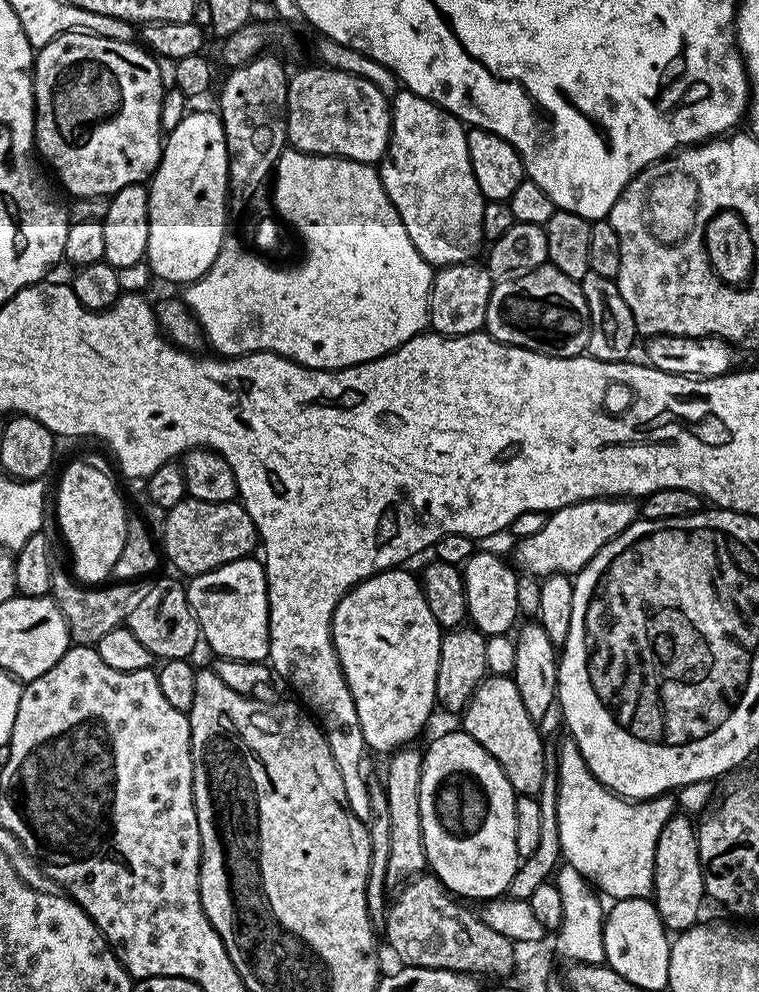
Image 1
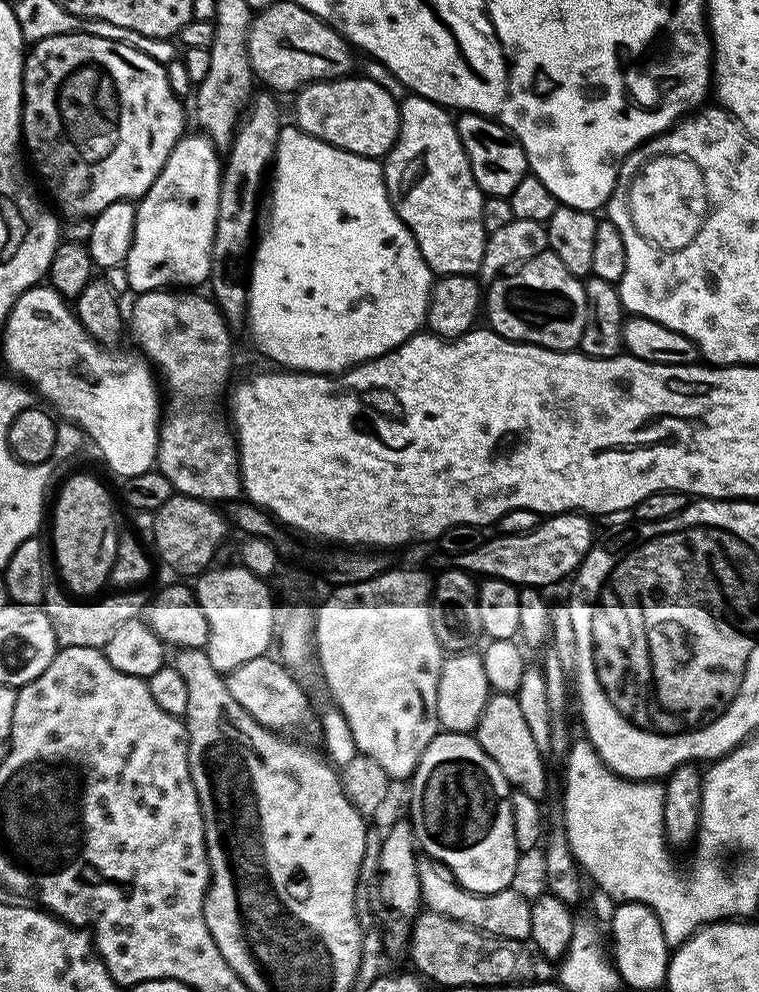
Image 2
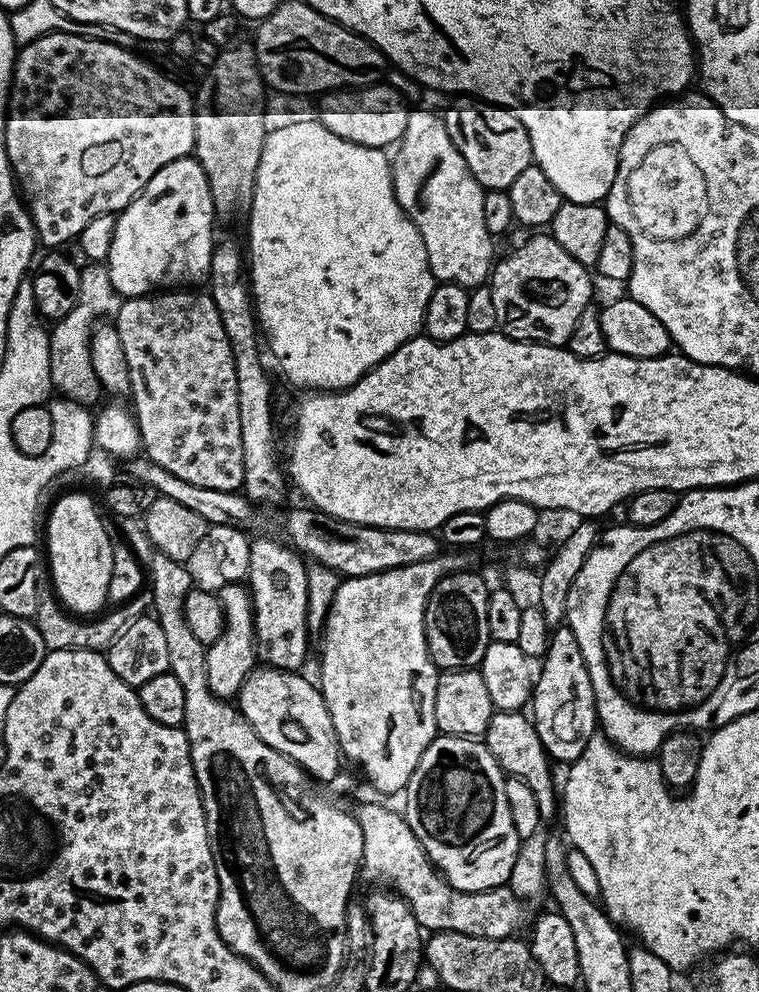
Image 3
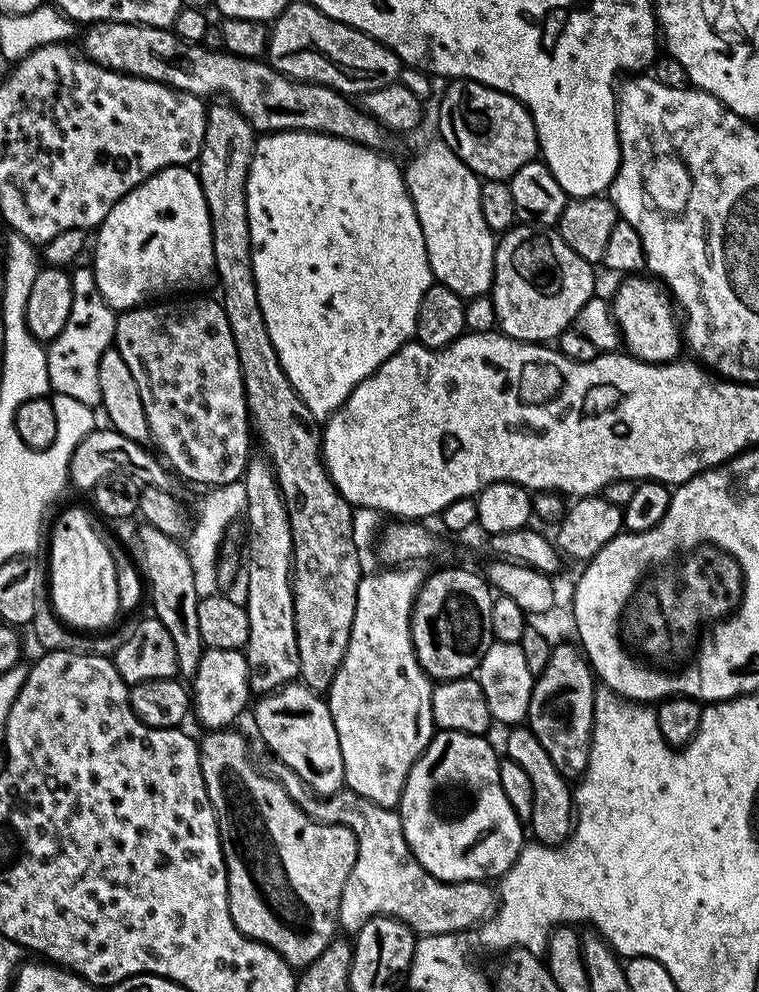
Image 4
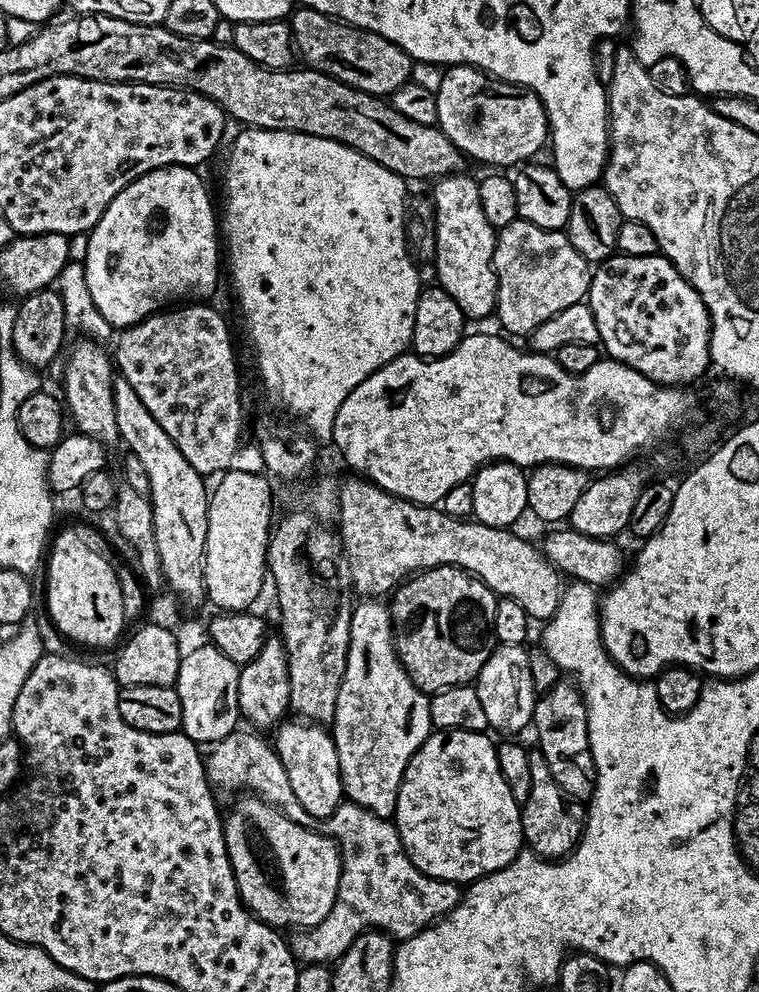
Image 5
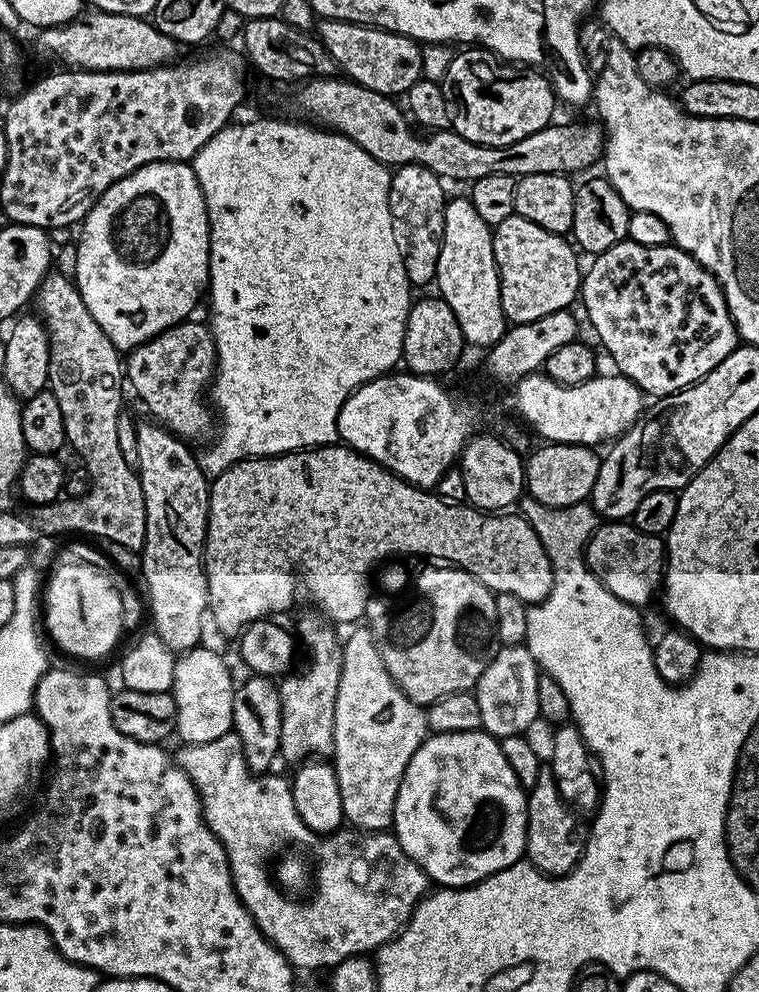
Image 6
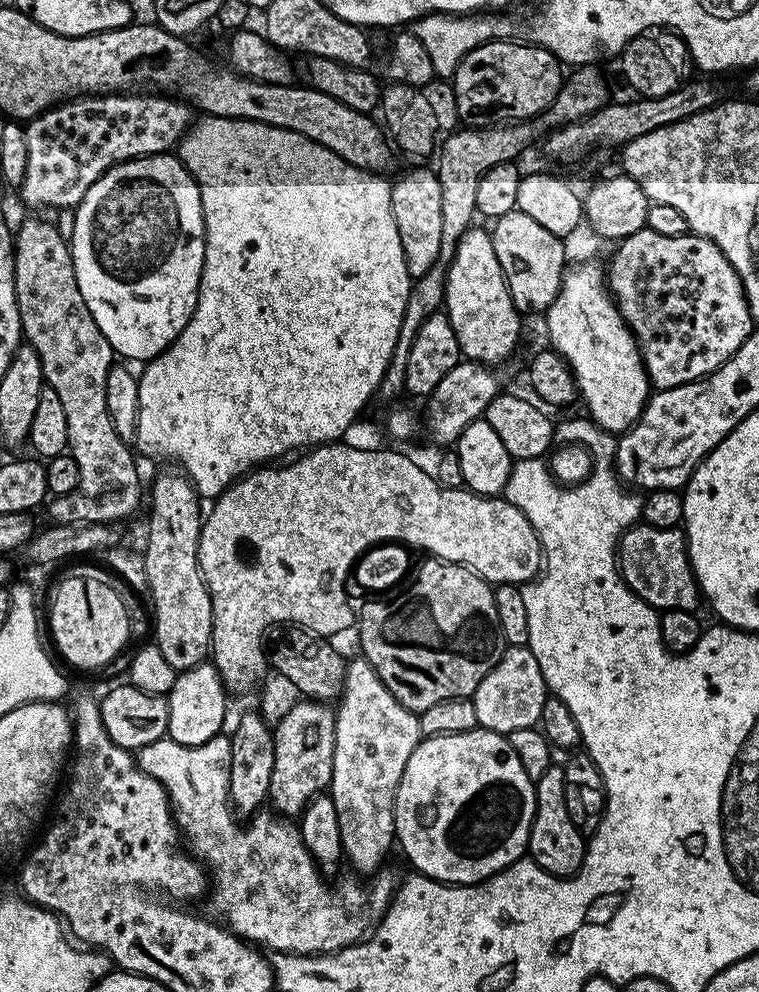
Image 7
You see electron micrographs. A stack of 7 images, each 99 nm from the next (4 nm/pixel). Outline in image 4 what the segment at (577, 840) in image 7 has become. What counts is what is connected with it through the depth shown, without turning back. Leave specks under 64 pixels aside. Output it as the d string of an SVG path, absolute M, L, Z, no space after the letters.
M516 726L511 729L508 741L504 744L503 755L507 759L518 762L522 770L526 770L526 775L530 778L530 786L534 786L534 810L526 822L530 829L530 836L535 843L541 846L563 846L572 839L572 829L574 827L574 788L569 777L564 776L550 762L550 754L546 754L542 742L532 733L527 726Z

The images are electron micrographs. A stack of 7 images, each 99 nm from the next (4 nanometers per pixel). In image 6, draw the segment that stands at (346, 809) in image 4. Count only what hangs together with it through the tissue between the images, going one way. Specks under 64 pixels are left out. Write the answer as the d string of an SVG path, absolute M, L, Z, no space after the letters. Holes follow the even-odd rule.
M236 732L222 734L222 738L214 738L214 742L184 744L174 752L174 759L176 765L194 782L204 811L204 820L226 850L232 885L238 898L254 918L260 933L287 958L293 969L331 970L351 956L375 953L400 933L401 928L412 917L418 902L429 891L427 874L412 861L406 850L402 850L391 831L365 834L351 826L344 826L338 832L321 835L310 830L310 826L302 822L298 809L294 807L291 783L280 776L272 776L273 774L257 775L252 772L246 766L246 754ZM287 844L293 844L296 847L293 849L307 853L314 865L316 893L309 904L303 904L300 898L285 894L274 879L270 864L268 868L268 855L276 851L279 853L284 850L279 848L284 848Z

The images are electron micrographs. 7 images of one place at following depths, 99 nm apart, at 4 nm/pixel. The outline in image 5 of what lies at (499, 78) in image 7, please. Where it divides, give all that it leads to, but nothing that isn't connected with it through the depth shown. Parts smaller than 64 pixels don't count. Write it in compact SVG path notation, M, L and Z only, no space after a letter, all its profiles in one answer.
M453 64L444 68L442 86L438 86L435 94L438 102L436 124L469 161L481 160L484 164L497 164L500 167L497 169L508 170L511 164L520 166L531 161L535 157L532 155L543 144L545 147L549 143L548 119L542 102L532 91L521 88L518 84L508 84L505 80L495 79L468 64Z

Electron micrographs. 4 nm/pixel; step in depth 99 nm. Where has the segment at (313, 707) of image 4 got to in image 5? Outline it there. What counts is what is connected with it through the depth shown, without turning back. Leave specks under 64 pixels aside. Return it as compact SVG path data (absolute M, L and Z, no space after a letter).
M311 722L288 723L281 723L275 729L274 747L282 766L286 766L286 778L290 778L290 786L298 802L306 809L306 814L319 822L334 814L336 807L345 799L344 787L340 781L338 750L327 727Z

